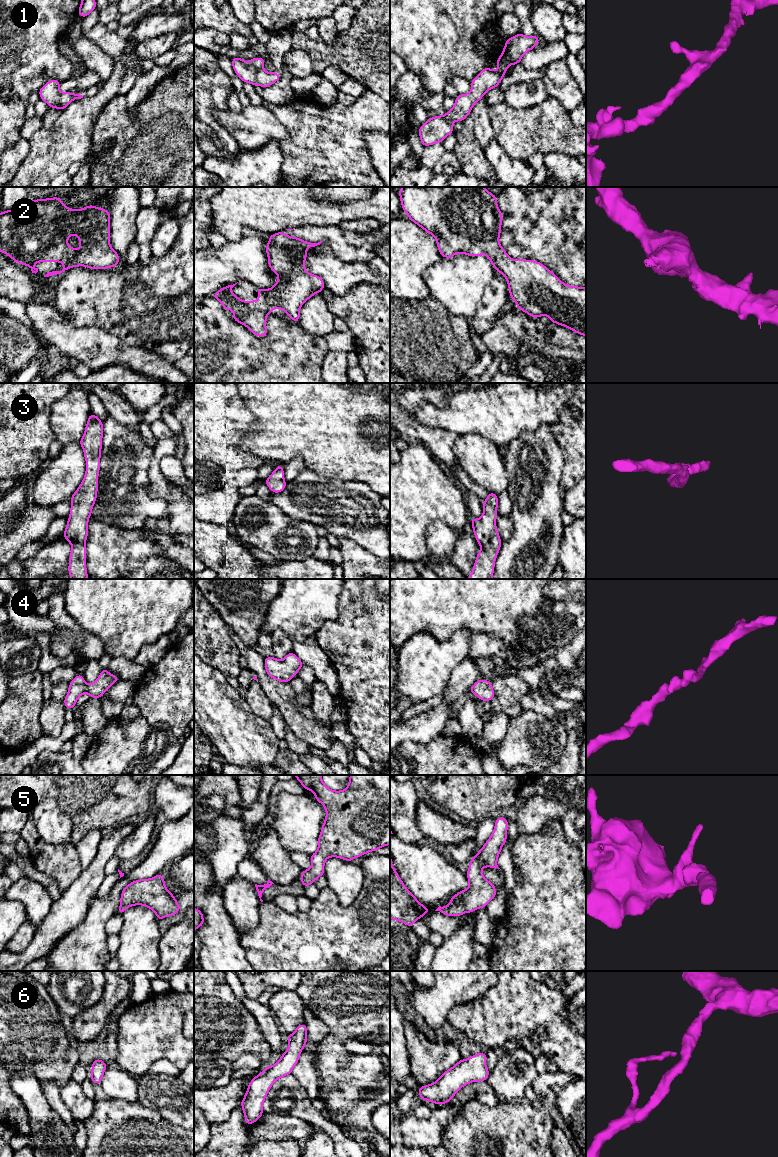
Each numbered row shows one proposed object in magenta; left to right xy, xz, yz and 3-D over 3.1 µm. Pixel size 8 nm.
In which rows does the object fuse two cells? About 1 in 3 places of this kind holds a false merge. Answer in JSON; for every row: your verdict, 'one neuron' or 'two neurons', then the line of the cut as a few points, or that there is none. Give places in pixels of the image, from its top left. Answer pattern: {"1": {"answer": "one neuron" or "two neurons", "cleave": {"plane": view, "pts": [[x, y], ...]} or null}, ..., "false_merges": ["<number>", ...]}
{"1": {"answer": "one neuron", "cleave": null}, "2": {"answer": "one neuron", "cleave": null}, "3": {"answer": "one neuron", "cleave": null}, "4": {"answer": "one neuron", "cleave": null}, "5": {"answer": "one neuron", "cleave": null}, "6": {"answer": "one neuron", "cleave": null}, "false_merges": []}

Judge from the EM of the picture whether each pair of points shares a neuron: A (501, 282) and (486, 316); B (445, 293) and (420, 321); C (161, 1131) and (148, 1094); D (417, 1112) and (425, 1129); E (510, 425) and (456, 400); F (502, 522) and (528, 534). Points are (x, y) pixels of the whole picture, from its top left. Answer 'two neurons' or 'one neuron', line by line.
A: one neuron
B: two neurons
C: two neurons
D: two neurons
E: one neuron
F: two neurons

